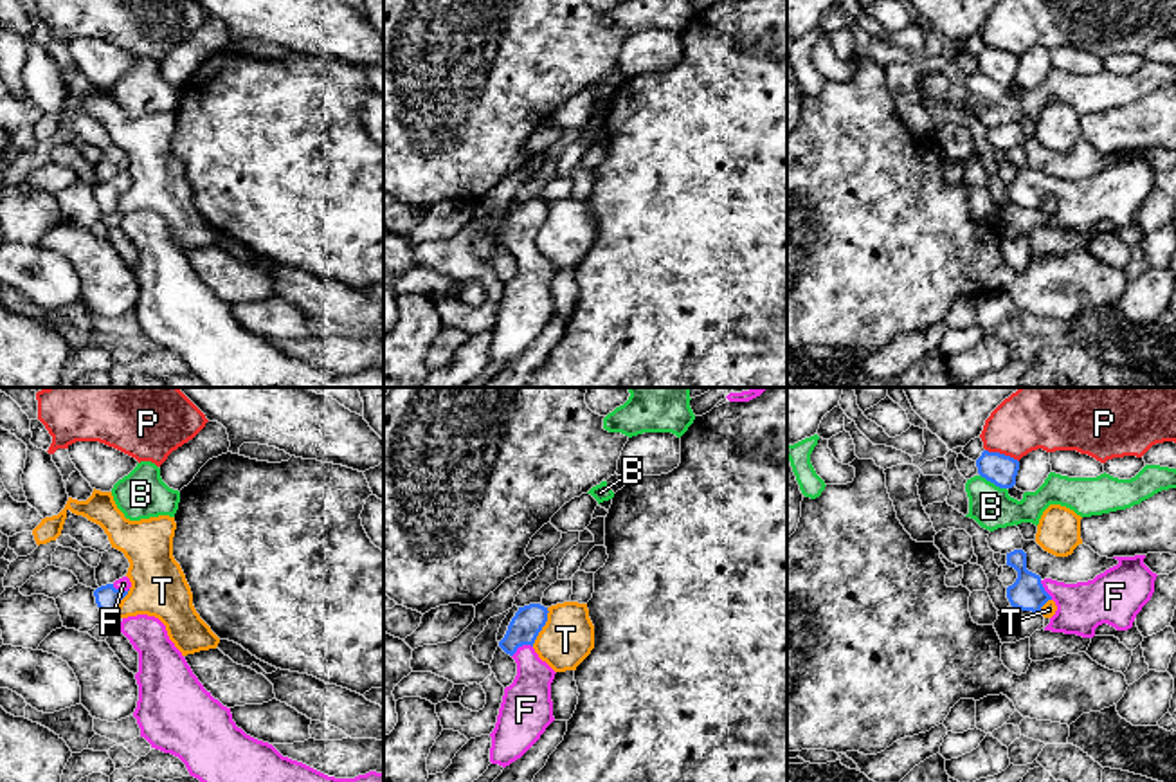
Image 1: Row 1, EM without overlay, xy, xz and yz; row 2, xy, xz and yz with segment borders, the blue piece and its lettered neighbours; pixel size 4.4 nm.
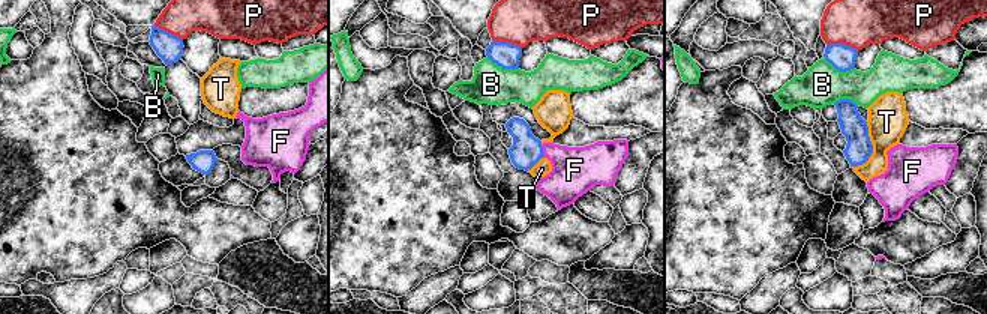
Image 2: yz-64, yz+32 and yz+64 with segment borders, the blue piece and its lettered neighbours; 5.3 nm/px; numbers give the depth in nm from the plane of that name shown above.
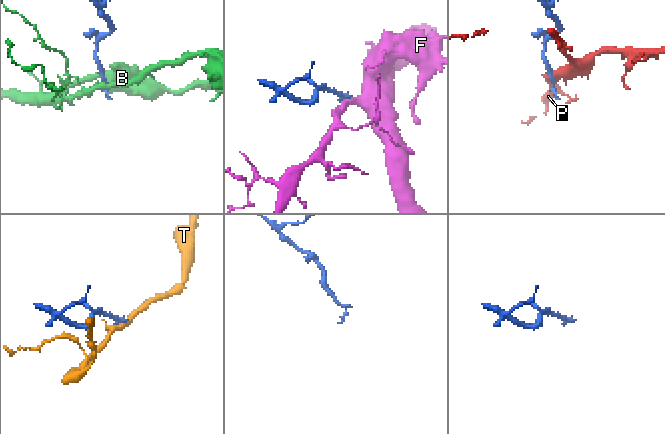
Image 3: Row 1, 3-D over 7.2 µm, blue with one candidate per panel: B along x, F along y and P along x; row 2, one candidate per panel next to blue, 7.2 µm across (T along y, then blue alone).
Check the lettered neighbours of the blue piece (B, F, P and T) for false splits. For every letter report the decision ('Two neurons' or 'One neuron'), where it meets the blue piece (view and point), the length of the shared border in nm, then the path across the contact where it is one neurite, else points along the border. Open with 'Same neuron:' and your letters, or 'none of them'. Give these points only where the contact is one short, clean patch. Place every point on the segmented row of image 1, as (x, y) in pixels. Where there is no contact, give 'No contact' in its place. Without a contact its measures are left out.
Same neuron: F
B: Two neurons. Touches blue at yz (993, 481). Shared border 140 nm. Boundary: yz (980, 474), (1005, 489)
F: One neuron. Touches blue at xz (521, 645). Shared border 110 nm. Path across: xz (526, 624), (521, 633), (521, 645), (526, 658), (526, 701)
P: Two neurons. Touches blue at yz (1002, 454). Shared border 160 nm
T: Two neurons. Touches blue at xz (542, 626). Shared border 190 nm. Boundary: xz (548, 608), (548, 618), (532, 645)

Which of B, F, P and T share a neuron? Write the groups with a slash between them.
B / F / P / T

